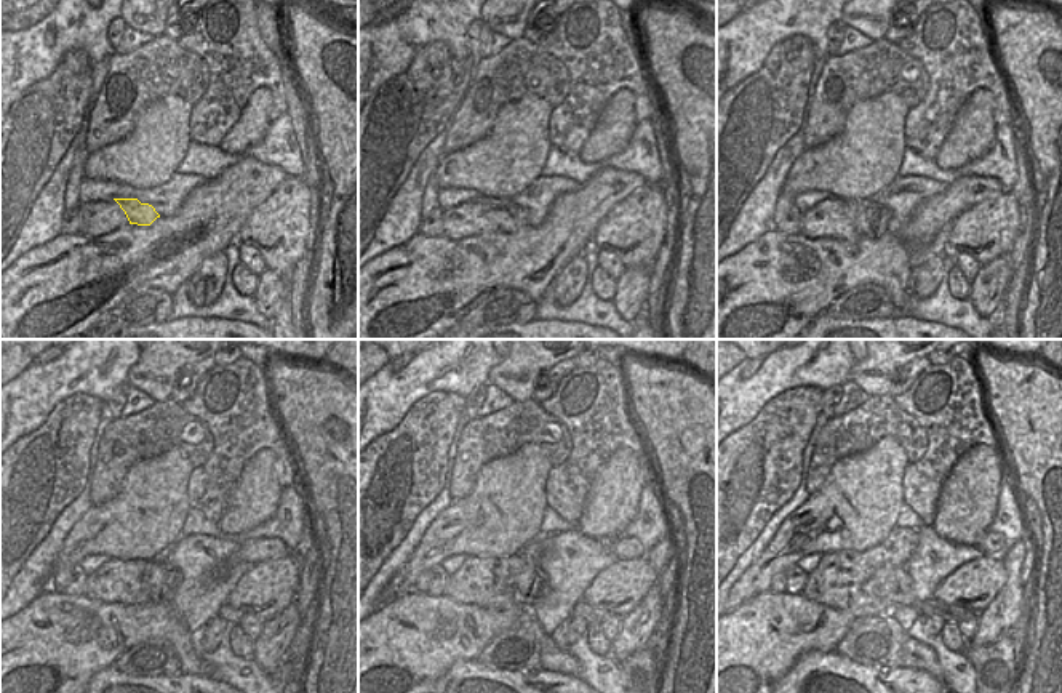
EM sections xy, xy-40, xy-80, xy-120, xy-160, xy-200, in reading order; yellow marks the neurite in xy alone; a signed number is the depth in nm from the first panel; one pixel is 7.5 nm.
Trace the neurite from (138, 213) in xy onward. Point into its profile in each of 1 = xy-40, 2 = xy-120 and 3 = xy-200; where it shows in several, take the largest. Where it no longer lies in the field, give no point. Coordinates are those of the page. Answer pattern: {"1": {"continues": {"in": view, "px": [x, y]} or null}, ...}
{"1": {"continues": {"in": "xy-40", "px": [507, 216]}}, "2": {"continues": {"in": "xy-120", "px": [160, 580]}}, "3": {"continues": {"in": "xy-200", "px": [896, 588]}}}

